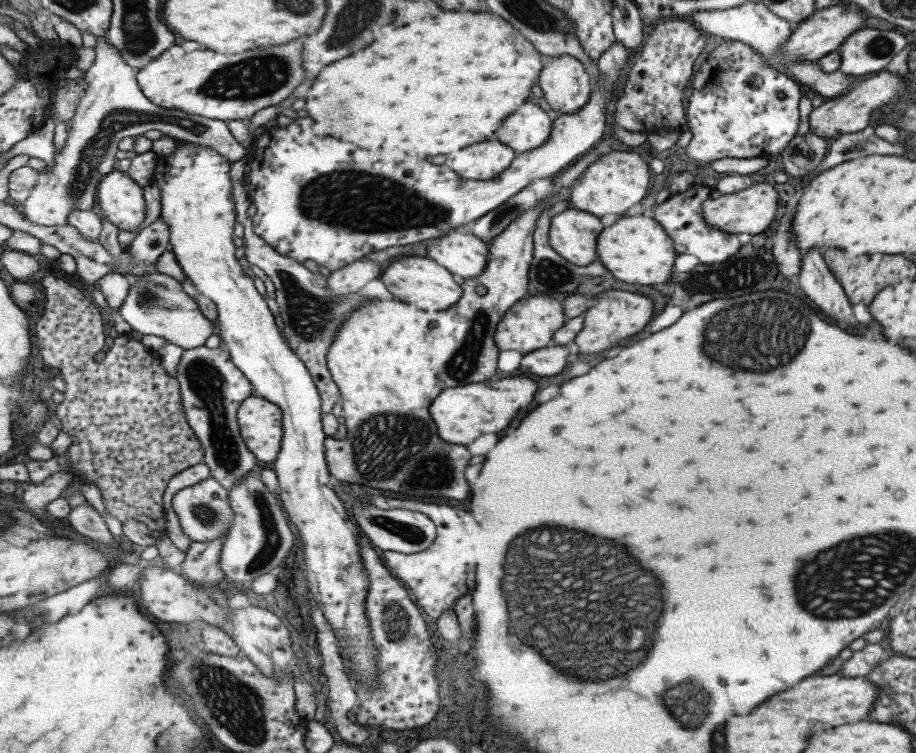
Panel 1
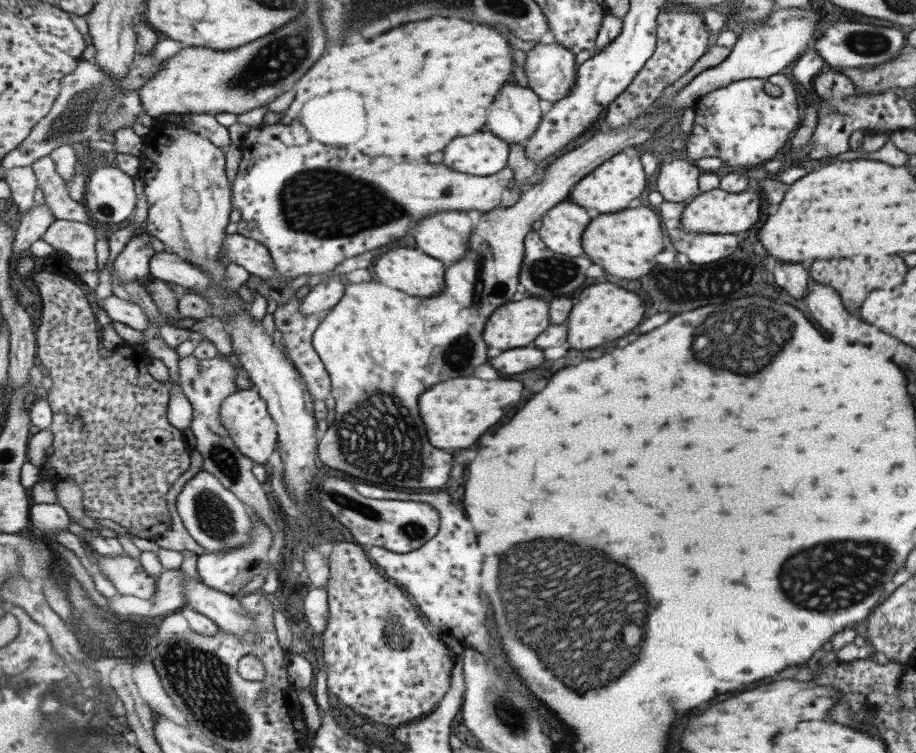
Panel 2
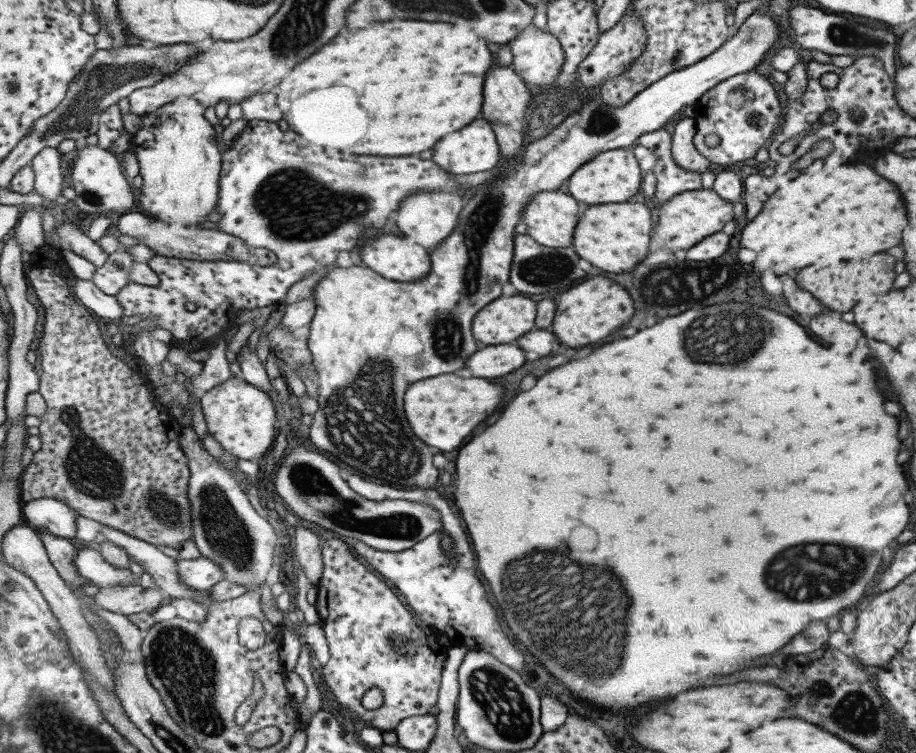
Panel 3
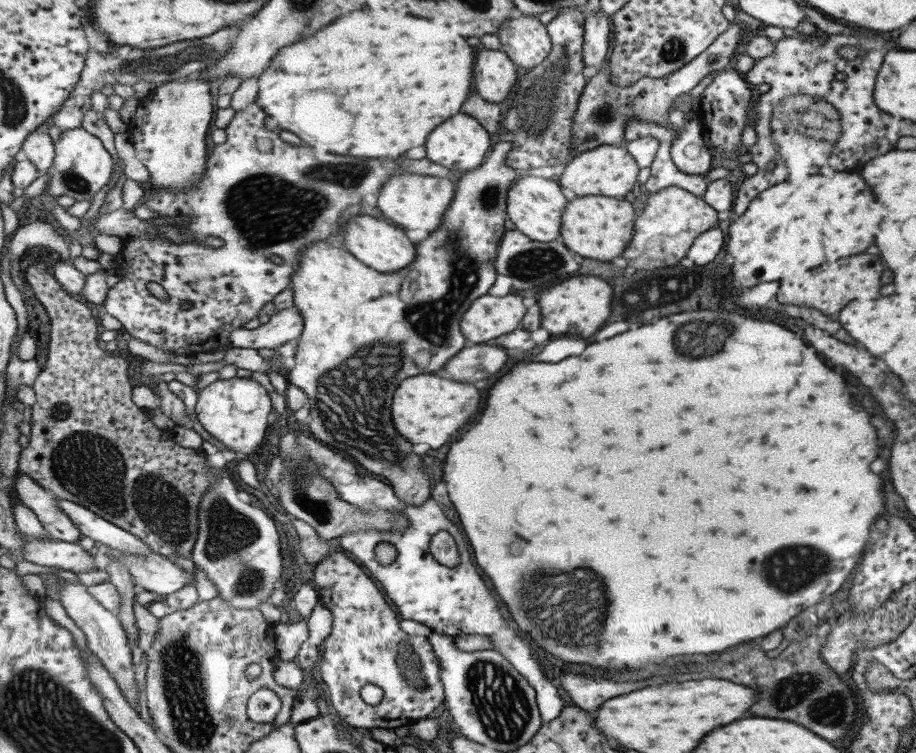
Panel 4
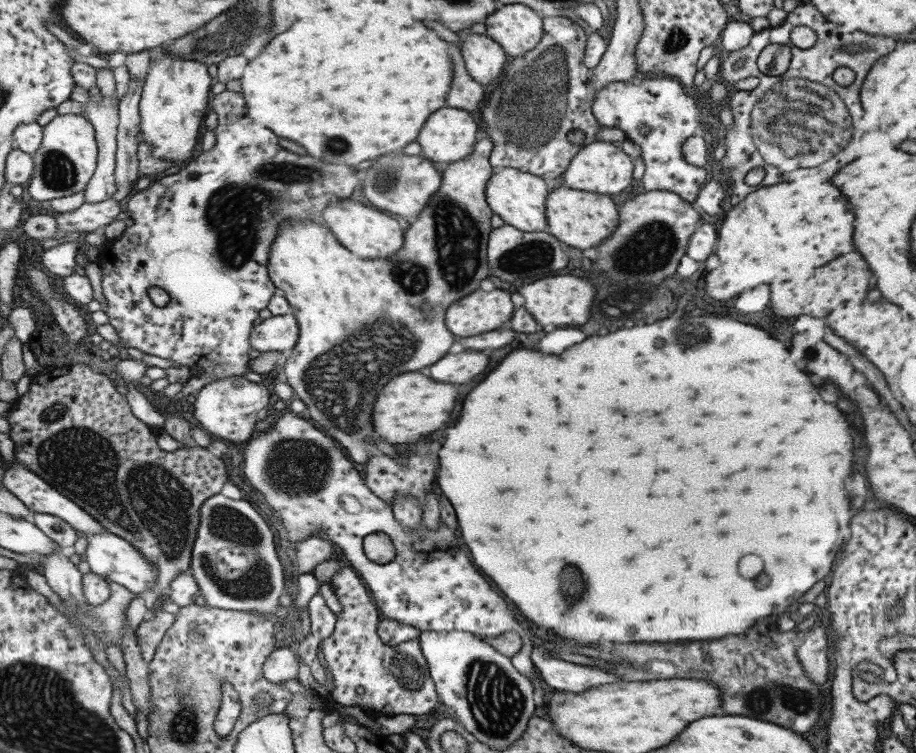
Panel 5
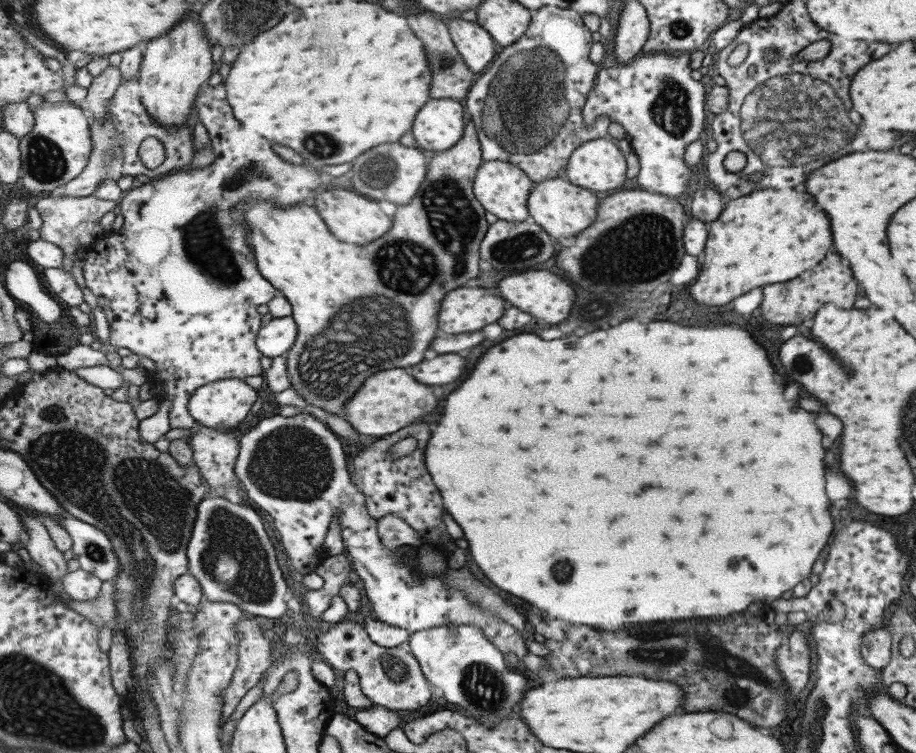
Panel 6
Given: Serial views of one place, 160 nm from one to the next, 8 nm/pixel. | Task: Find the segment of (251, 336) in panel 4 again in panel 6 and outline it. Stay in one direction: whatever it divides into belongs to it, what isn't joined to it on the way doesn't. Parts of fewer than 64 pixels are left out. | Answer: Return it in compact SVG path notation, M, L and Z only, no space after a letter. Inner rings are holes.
M292 316L272 318L260 330L257 346L264 356L272 359L288 353L298 337L298 324Z

